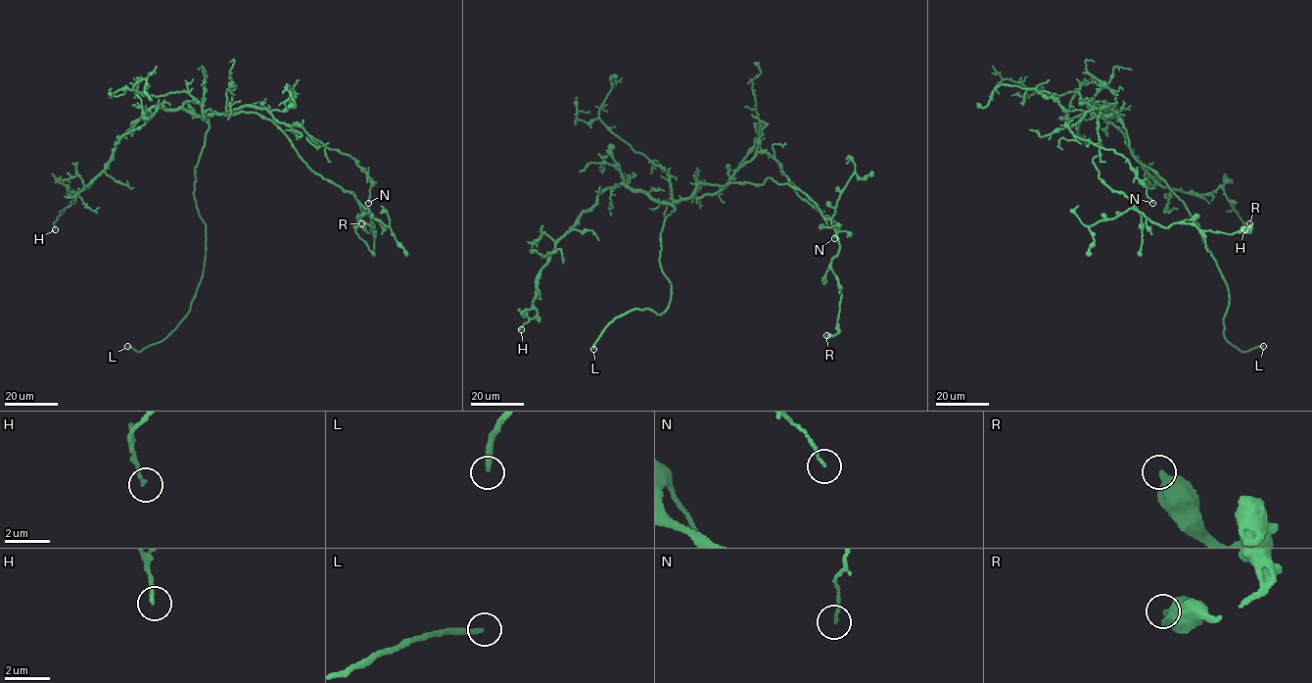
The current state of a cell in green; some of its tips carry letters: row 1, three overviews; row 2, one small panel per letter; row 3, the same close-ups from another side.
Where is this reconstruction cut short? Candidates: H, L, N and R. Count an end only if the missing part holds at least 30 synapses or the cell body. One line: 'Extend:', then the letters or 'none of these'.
Extend: L

